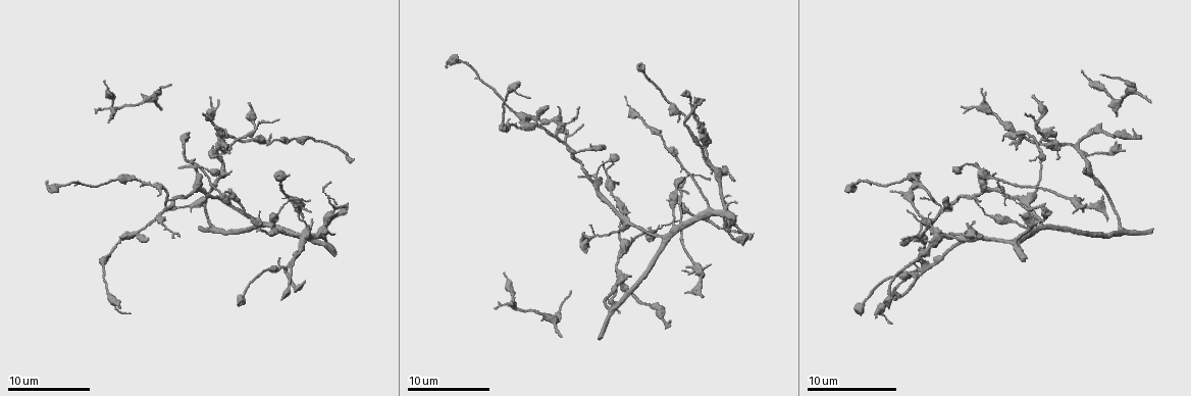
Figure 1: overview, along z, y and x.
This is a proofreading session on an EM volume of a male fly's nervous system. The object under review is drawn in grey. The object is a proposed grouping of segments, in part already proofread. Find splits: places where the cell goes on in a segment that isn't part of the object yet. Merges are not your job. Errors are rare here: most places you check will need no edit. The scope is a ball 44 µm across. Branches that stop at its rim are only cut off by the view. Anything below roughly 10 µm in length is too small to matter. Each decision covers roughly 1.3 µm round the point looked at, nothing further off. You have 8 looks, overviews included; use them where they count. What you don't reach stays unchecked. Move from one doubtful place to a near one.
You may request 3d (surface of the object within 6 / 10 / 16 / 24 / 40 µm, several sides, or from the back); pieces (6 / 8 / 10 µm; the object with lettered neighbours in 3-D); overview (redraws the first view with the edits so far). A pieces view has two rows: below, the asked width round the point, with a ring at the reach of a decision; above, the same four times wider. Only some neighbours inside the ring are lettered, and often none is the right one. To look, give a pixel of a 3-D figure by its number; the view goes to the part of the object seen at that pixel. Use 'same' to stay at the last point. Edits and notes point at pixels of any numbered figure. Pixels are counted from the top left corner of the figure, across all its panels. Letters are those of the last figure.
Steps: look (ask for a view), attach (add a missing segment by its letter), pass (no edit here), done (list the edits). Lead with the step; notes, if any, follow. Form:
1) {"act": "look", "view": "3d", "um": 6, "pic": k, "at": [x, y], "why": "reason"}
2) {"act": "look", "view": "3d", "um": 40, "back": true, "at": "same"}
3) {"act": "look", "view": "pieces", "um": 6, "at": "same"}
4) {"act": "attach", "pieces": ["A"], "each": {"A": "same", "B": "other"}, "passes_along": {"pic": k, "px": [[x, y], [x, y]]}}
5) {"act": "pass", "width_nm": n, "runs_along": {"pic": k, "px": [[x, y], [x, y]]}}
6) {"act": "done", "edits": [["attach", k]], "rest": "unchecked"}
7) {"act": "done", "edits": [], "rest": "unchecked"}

{"act": "look", "view": "pieces", "um": 10, "pic": 1, "at": [581, 175], "why": "free end"}

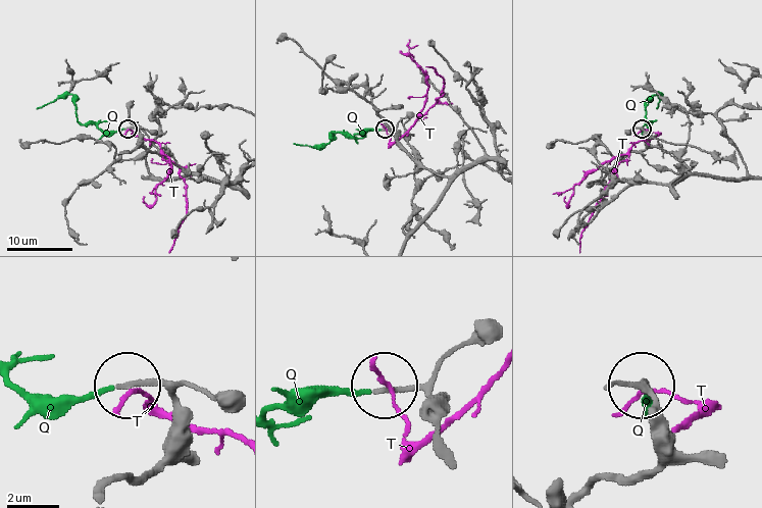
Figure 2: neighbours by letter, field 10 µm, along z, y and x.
{"act": "attach", "pieces": ["Q"], "each": {"Q": "same", "T": "other"}, "passes_along": {"pic": 2, "px": [[173, 408], [154, 384], [112, 384], [75, 397], [16, 388]]}, "found": "it goes on there"}

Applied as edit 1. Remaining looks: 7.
{"act": "look", "view": "overview"}

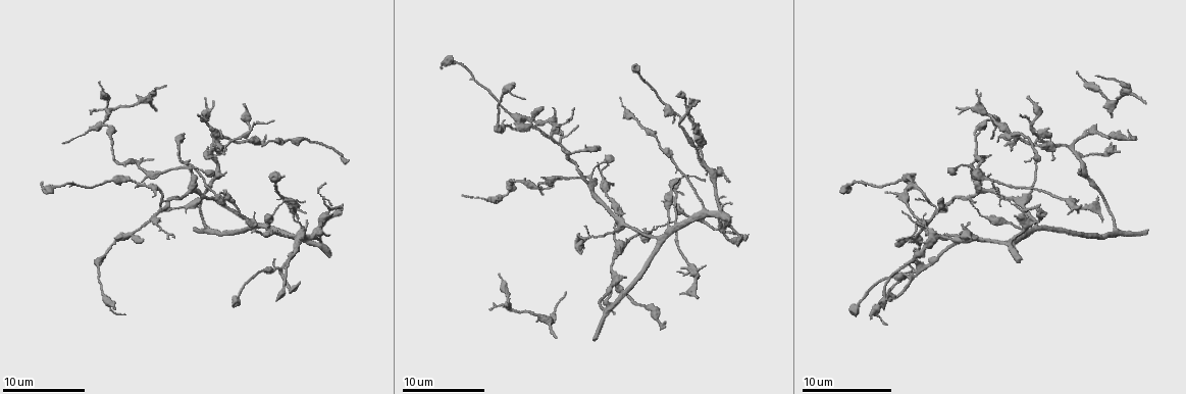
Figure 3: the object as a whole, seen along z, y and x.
{"act": "look", "view": "pieces", "um": 10, "pic": 3, "at": [212, 173], "why": "thick end"}

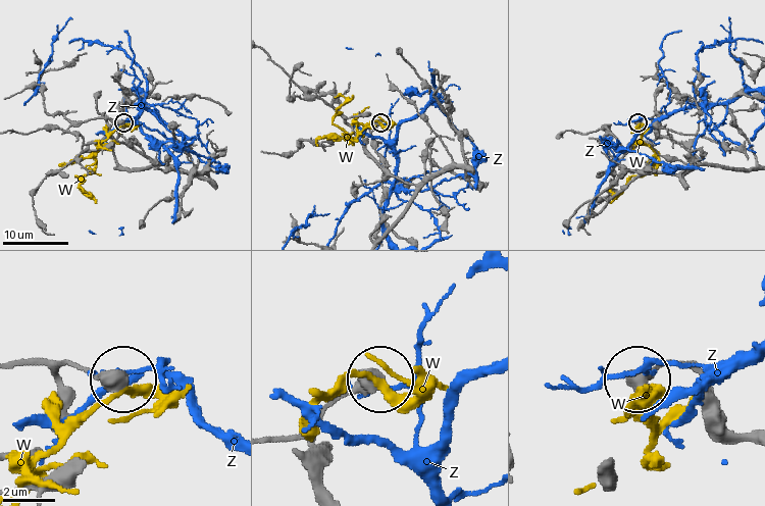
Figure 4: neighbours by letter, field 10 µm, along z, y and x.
{"act": "pass", "each": {"W": "other", "Z": "other"}, "runs_along": {"pic": 4, "px": [[59, 376], [59, 367], [69, 363], [96, 376], [120, 376]]}, "found": "none of them fits"}

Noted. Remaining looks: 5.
{"act": "look", "view": "pieces", "um": 6, "pic": 3, "at": [644, 229], "why": "tapers out"}

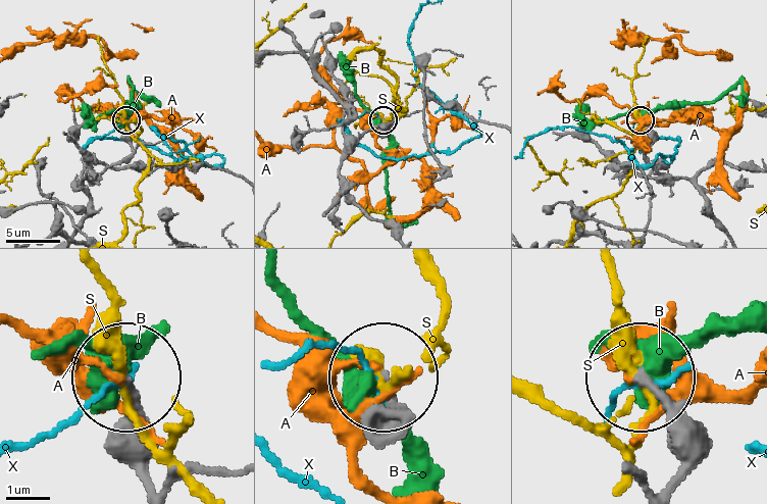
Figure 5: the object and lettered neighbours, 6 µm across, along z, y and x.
{"act": "pass", "width_nm": 170, "each": {"A": "other", "B": "other", "S": "other", "X": "other"}, "found": "no lettered segment goes on from it"}

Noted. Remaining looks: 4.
{"act": "look", "view": "pieces", "um": 6, "pic": 3, "at": [197, 116], "why": "an open end"}

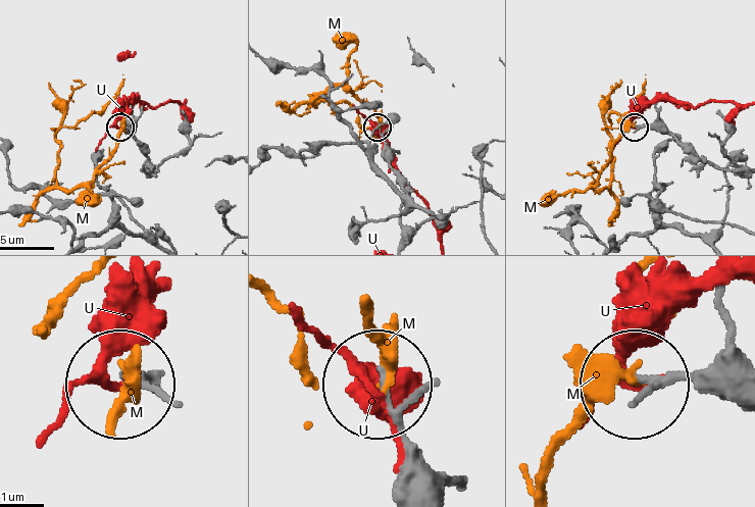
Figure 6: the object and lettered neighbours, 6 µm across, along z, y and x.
{"act": "pass", "each": {"M": "other", "U": "other"}, "found": "none of them fits"}

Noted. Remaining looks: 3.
{"act": "done", "edits": [["attach", 2]], "rest": "unchecked"}

